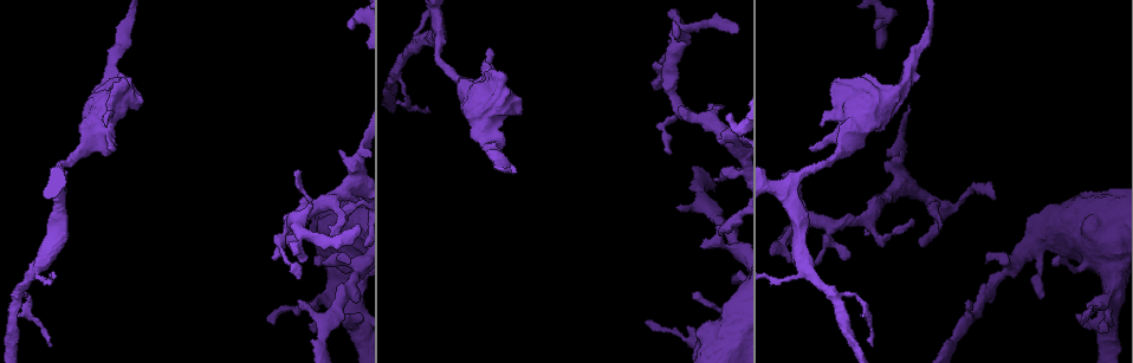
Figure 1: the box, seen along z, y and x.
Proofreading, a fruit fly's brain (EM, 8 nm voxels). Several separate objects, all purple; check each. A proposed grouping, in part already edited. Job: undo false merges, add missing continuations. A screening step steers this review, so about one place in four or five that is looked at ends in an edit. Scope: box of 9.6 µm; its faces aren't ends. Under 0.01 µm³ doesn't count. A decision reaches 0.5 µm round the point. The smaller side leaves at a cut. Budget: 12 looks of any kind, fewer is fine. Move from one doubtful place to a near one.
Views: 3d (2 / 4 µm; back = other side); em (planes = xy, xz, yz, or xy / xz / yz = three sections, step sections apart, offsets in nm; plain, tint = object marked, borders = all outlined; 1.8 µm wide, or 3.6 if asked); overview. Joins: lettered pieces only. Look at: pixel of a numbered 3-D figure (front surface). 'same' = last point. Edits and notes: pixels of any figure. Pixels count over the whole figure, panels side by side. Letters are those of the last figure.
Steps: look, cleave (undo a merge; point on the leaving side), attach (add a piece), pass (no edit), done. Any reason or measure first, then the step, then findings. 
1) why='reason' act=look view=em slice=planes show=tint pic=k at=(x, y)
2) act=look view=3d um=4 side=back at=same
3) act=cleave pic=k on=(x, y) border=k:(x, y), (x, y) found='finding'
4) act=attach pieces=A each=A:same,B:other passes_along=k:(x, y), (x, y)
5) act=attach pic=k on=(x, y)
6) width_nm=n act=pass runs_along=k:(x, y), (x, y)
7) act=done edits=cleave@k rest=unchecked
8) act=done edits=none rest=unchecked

why='free end' act=look view=3d um=2 pic=1 at=(732, 34)

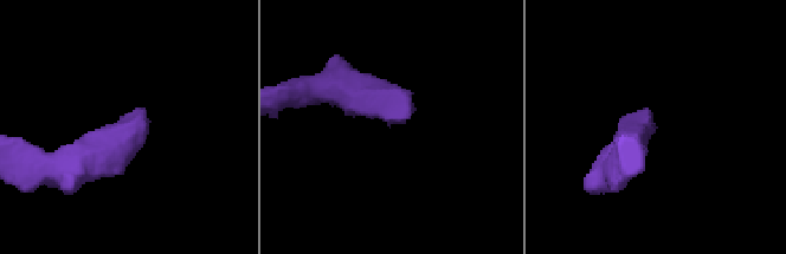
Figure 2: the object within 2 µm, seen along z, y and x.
act=look view=em slice=yz step=8 show=borders pic=2 at=(390, 121)

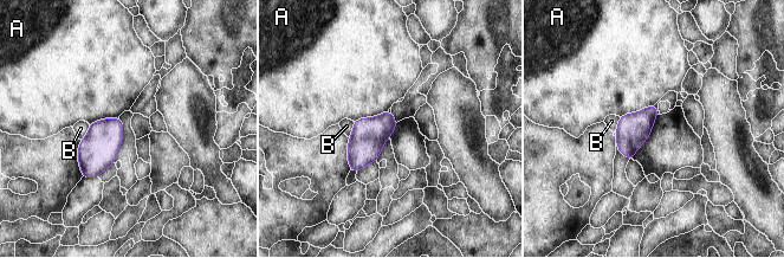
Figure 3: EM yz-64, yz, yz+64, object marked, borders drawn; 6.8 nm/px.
act=look view=em slice=xz step=8 show=borders at=same

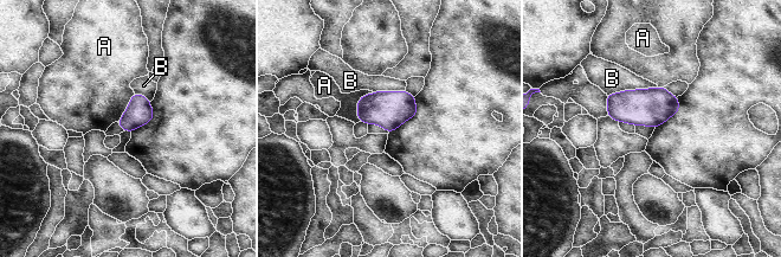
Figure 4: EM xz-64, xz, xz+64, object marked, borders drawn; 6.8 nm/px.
width_nm=180 longest_contact=B:360nm act=pass each=A:other,B:other found='none of them fits'

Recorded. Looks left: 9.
why='an open end' act=look view=em um=3.6 slice=planes show=borders pic=1 at=(276, 257)

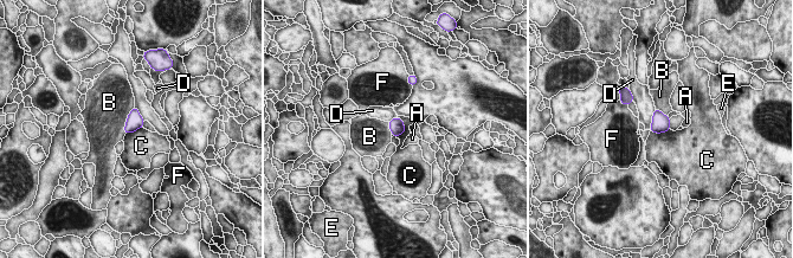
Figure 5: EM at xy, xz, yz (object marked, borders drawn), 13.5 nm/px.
longest_contact=B:400nm act=pass each=A:other,B:other,C:other,D:other,E:other,F:other border=5:(398, 116), (405, 129), (397, 137) found='no lettered piece goes on from it'

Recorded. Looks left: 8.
why='tapers out' act=look view=em slice=planes show=borders pic=1 at=(911, 221)

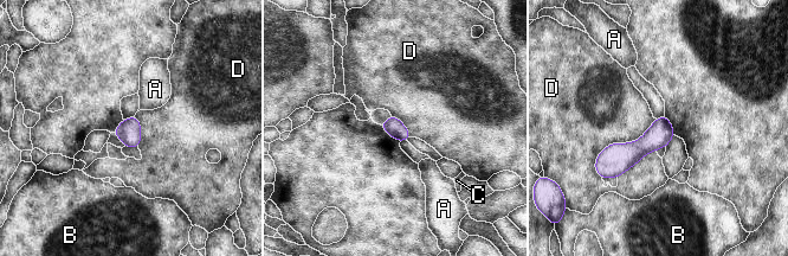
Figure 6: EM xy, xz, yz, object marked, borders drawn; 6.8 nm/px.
width_nm=120 act=pass each=A:other,B:other,C:other,D:other runs_along=6:(669, 127), (637, 151), (600, 164) found='none of them fits'

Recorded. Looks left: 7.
why='free end' act=look view=em slice=planes show=borders pic=1 at=(721, 234)

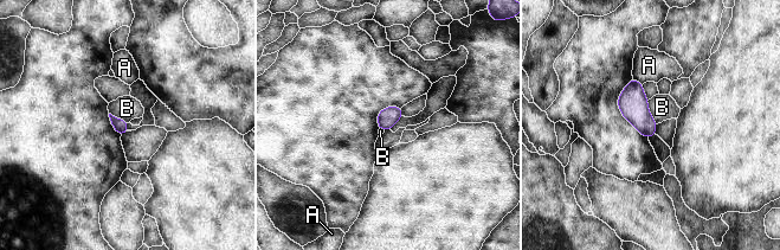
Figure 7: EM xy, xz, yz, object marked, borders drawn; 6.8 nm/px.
longest_contact=B:180nm act=pass each=A:other,B:other found='no lettered piece goes on from it'

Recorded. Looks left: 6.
why='thin end' act=look view=em um=3.6 slice=xy step=8 show=tint pic=1 at=(651, 322)

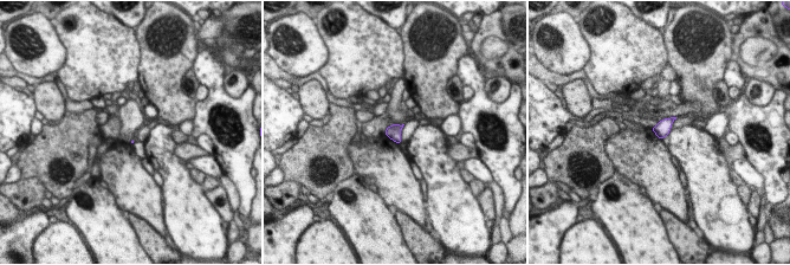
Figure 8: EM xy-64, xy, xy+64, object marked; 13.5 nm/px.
act=look view=em um=3.6 slice=planes show=borders at=same

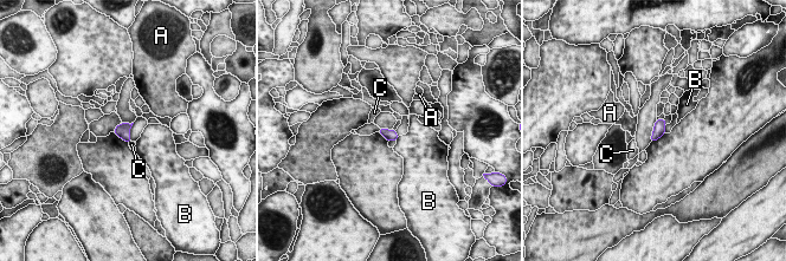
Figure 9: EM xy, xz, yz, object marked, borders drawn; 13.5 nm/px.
act=pass each=A:other,B:other,C:other border=9:(399, 136), (395, 139) found='no lettered piece goes on from it'

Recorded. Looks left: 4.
act=done edits=none rest=unchecked

